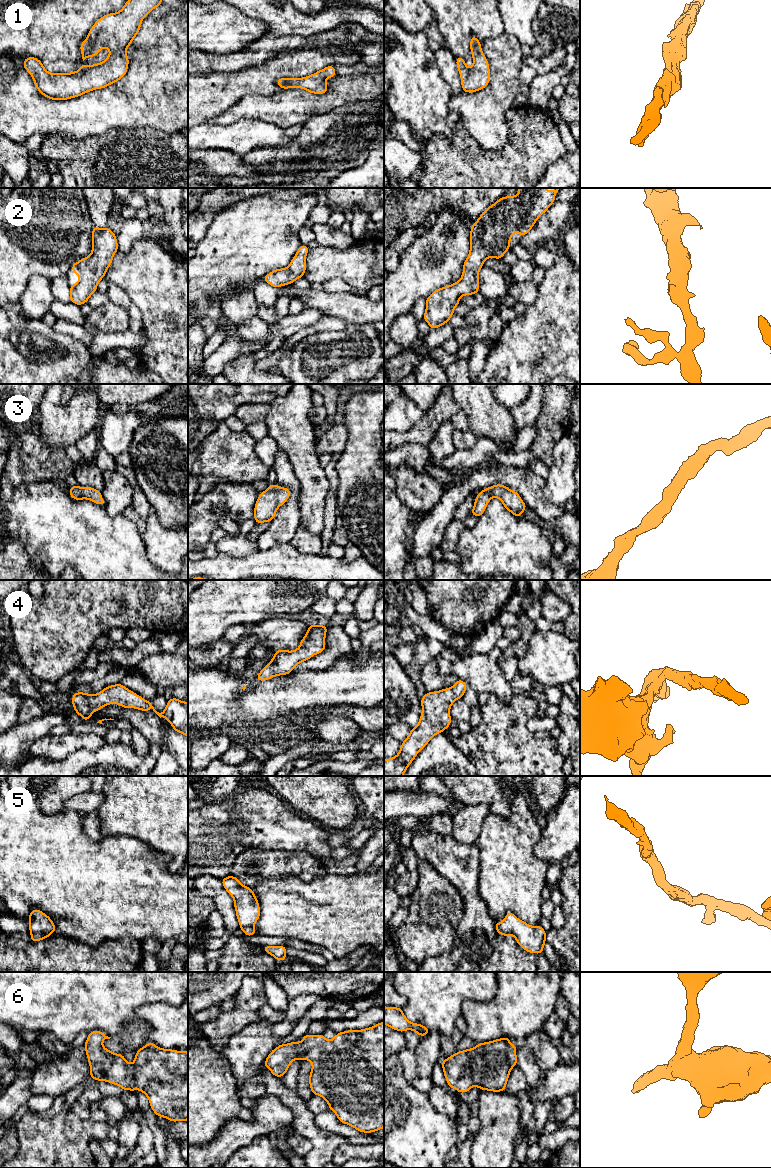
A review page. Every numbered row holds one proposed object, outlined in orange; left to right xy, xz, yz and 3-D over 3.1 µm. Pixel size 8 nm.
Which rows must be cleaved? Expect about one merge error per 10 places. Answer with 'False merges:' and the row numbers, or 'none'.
False merges: none

